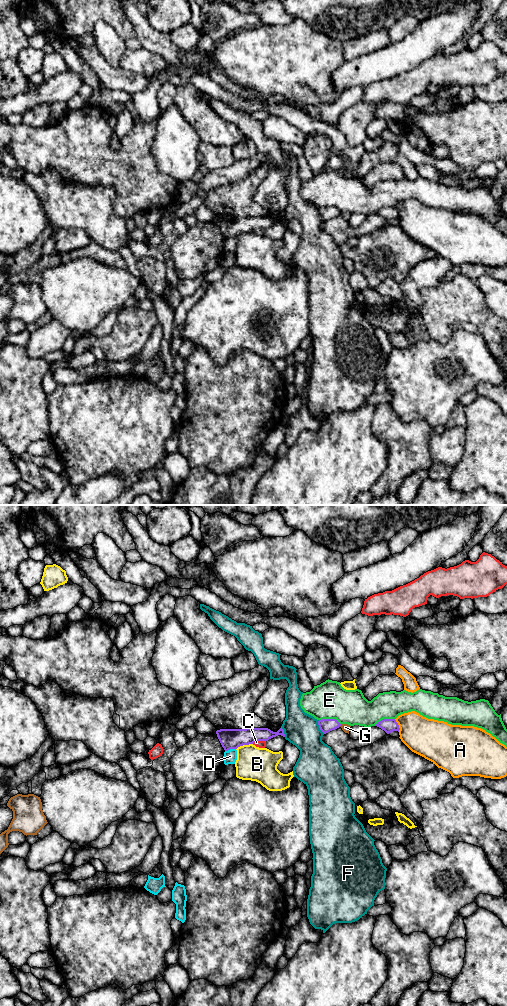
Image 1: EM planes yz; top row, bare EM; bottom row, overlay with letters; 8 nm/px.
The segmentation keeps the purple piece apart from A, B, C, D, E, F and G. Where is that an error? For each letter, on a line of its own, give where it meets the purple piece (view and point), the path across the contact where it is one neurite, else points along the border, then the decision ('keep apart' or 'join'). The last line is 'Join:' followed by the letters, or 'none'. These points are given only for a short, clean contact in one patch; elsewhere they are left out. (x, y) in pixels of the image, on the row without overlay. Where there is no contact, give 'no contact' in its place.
A: yz (398, 213) | keep apart
B: yz (244, 232) | along yz (252, 231), (240, 233), (236, 237) | keep apart
C: yz (258, 228) | along yz (265, 229), (254, 229), (252, 231) | keep apart
D: yz (230, 236) | along yz (235, 236), (225, 239) | keep apart
E: yz (330, 207) | keep apart
F: yz (319, 215) | keep apart
G: yz (340, 213) | along yz (341, 212), (339, 214) | keep apart
Join: none

